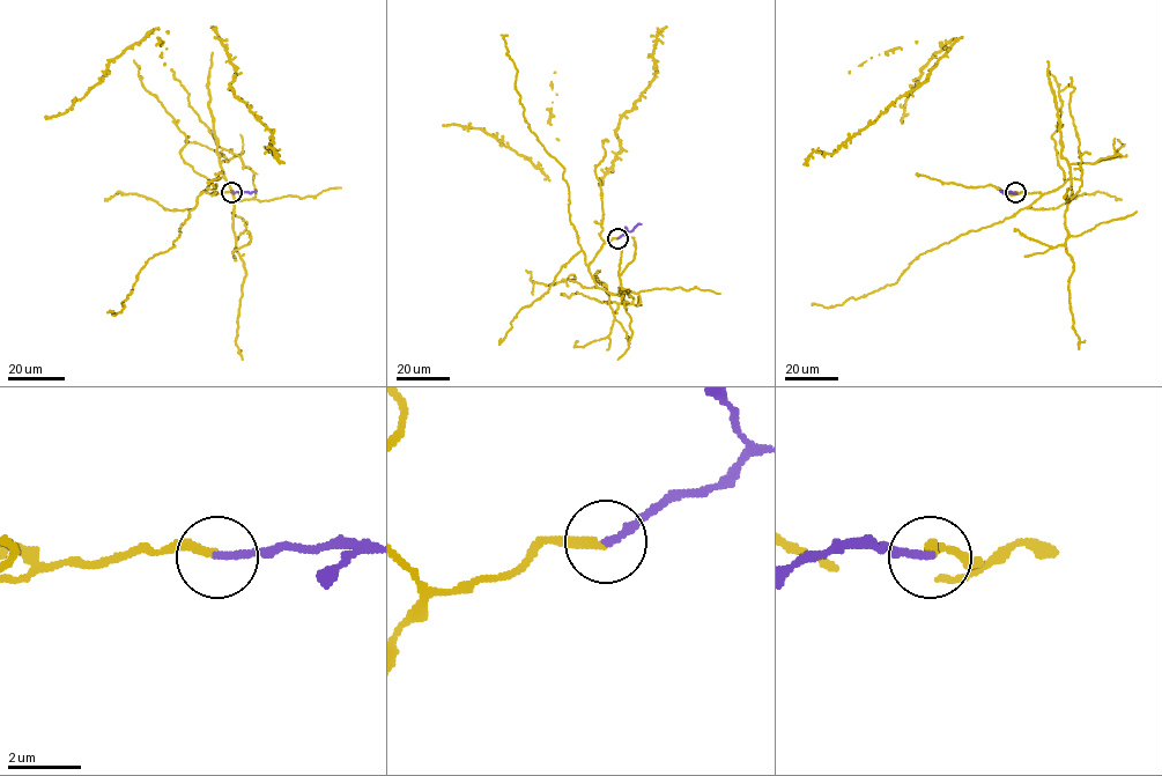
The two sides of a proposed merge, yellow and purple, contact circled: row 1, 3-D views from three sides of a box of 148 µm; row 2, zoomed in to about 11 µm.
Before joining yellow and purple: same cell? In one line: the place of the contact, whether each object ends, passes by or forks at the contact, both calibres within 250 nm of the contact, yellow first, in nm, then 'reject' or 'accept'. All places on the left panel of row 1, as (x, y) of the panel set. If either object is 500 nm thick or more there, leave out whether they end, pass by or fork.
(231, 192) | yellow ends | purple ends | 240/220 nm | accept

